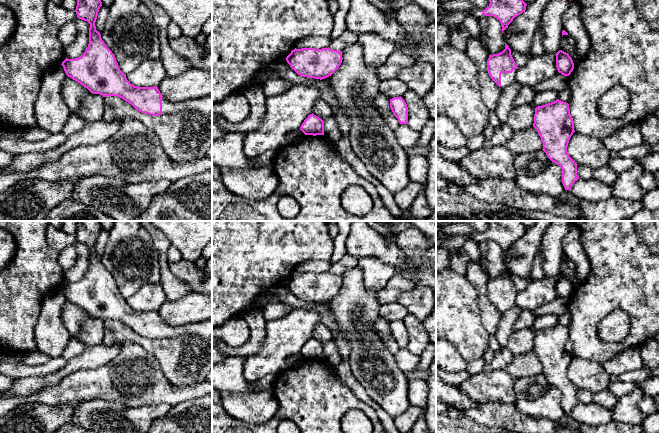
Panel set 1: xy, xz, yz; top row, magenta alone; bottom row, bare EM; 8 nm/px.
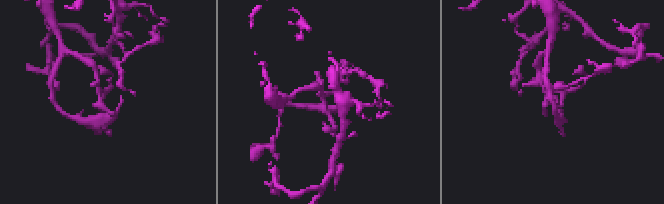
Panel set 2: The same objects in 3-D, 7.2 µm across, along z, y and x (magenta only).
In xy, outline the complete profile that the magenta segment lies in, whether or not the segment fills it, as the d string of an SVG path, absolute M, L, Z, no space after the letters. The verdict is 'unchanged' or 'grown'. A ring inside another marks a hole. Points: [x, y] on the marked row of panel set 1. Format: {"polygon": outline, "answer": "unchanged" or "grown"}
{"polygon": "M77 0L75 9L77 18L87 21L90 24L89 44L80 57L75 59L66 58L62 62L61 65L68 77L83 85L93 94L100 94L103 97L118 96L131 104L137 111L152 116L184 111L199 112L205 116L209 116L212 113L212 95L173 103L162 96L157 86L138 87L131 84L127 80L126 74L120 70L114 54L102 40L101 34L96 30L95 22L101 6L101 0Z", "answer": "grown"}

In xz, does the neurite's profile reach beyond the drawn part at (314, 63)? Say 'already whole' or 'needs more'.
already whole

